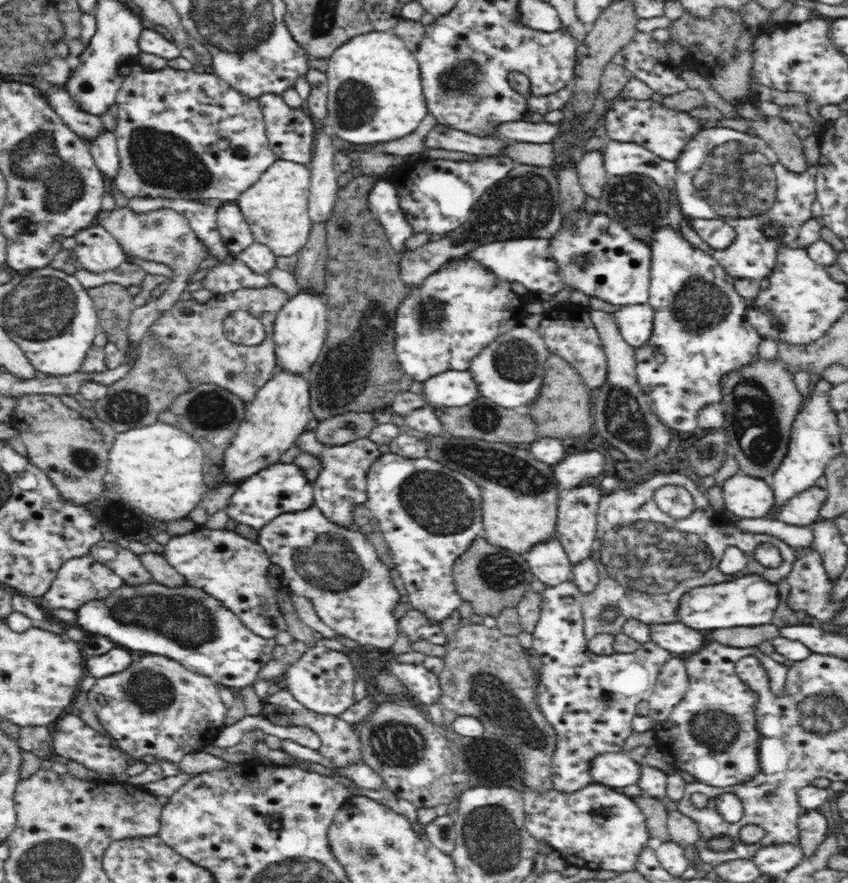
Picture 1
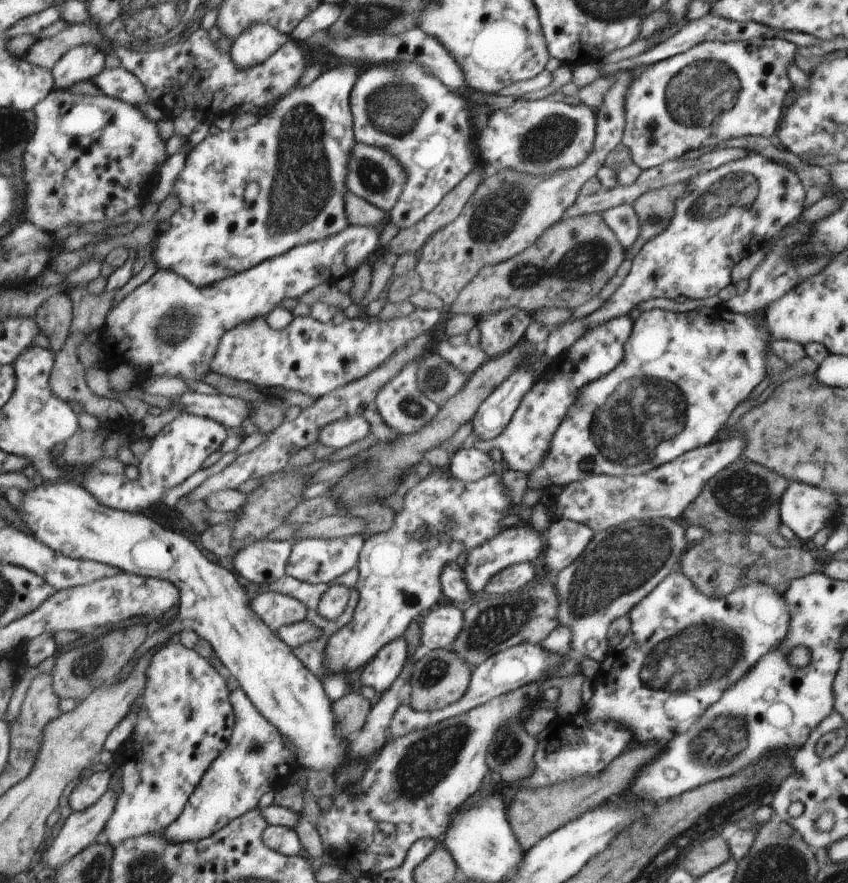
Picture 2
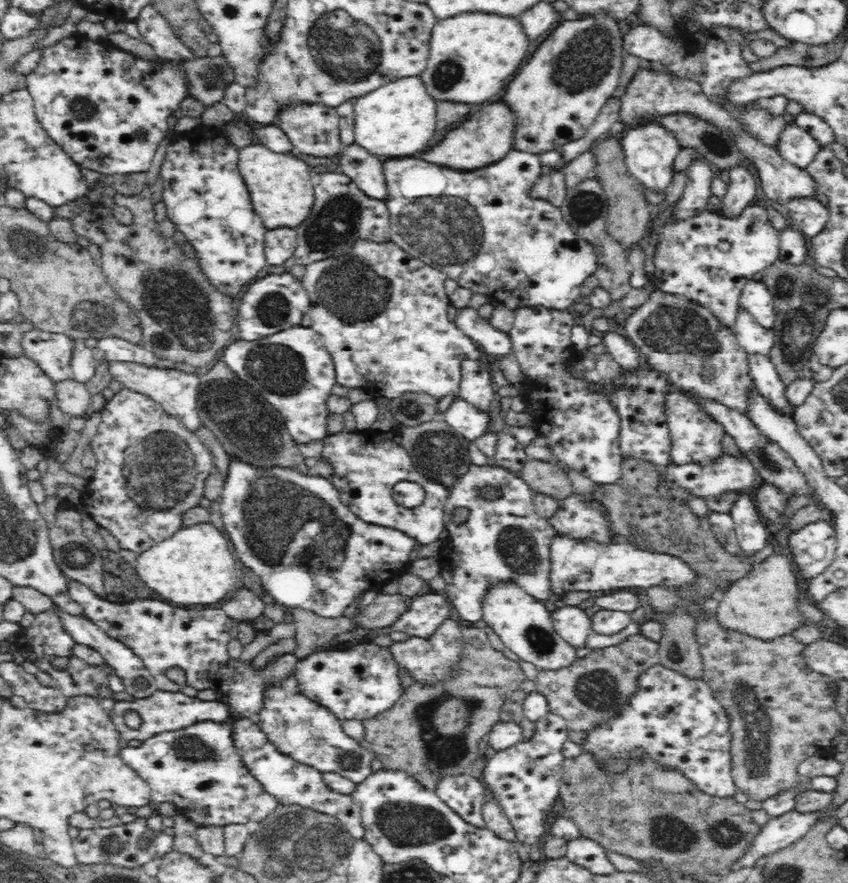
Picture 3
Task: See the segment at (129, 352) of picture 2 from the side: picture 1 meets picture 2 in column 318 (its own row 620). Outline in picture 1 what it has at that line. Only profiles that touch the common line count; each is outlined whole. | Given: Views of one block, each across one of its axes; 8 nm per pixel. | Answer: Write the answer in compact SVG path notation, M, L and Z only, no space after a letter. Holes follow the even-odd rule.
M196 528L186 535L173 536L164 545L166 561L187 581L202 588L228 607L252 632L273 639L288 630L278 608L278 592L268 584L270 560L260 543L242 538L230 530Z

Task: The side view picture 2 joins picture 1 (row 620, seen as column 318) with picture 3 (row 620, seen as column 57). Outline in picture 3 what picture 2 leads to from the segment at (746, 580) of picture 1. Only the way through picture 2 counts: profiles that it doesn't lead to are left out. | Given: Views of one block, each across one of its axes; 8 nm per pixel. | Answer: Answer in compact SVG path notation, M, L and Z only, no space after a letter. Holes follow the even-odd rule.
M513 581L494 582L482 596L482 623L493 629L503 646L517 654L522 661L534 664L538 670L552 672L570 667L576 660L576 648L570 646L552 627L551 612L542 602L532 598Z

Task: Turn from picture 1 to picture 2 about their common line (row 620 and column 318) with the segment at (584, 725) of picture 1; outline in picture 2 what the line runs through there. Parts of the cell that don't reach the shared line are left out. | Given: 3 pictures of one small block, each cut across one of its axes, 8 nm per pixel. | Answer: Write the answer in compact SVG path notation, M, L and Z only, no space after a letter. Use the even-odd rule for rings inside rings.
M351 535L336 539L304 538L292 542L292 555L288 560L286 574L301 582L319 584L333 582L357 566L363 538Z

